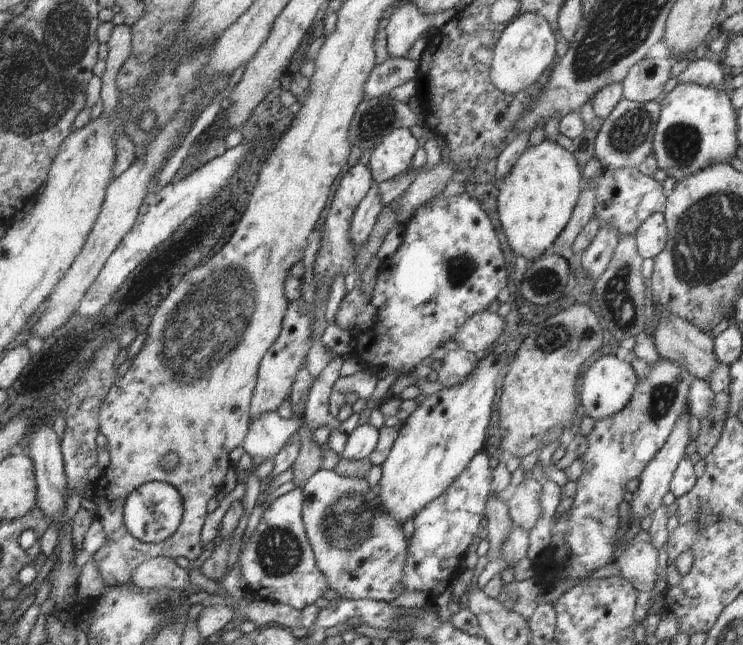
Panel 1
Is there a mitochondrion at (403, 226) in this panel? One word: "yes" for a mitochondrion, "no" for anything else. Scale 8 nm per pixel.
no

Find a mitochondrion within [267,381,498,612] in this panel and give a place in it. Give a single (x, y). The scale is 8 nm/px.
(348, 523)

